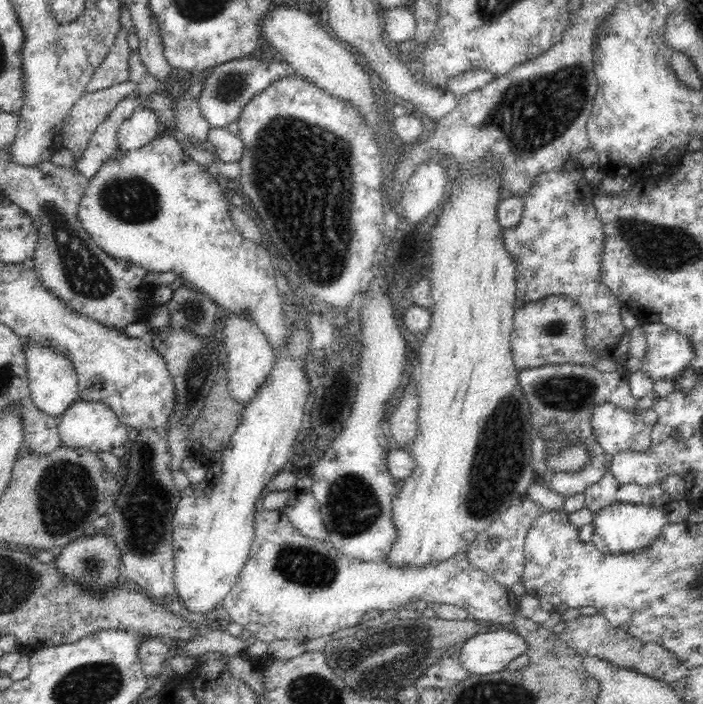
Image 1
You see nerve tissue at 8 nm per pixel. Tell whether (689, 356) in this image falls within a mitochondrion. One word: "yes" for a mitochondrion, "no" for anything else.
no

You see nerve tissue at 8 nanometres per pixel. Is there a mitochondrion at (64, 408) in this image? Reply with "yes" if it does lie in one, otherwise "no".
no

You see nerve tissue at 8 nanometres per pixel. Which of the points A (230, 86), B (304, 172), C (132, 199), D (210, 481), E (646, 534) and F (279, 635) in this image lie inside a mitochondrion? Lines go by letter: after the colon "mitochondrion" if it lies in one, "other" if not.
A: mitochondrion
B: mitochondrion
C: mitochondrion
D: other
E: other
F: other

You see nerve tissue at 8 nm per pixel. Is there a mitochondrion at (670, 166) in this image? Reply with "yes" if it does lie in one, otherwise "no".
no

